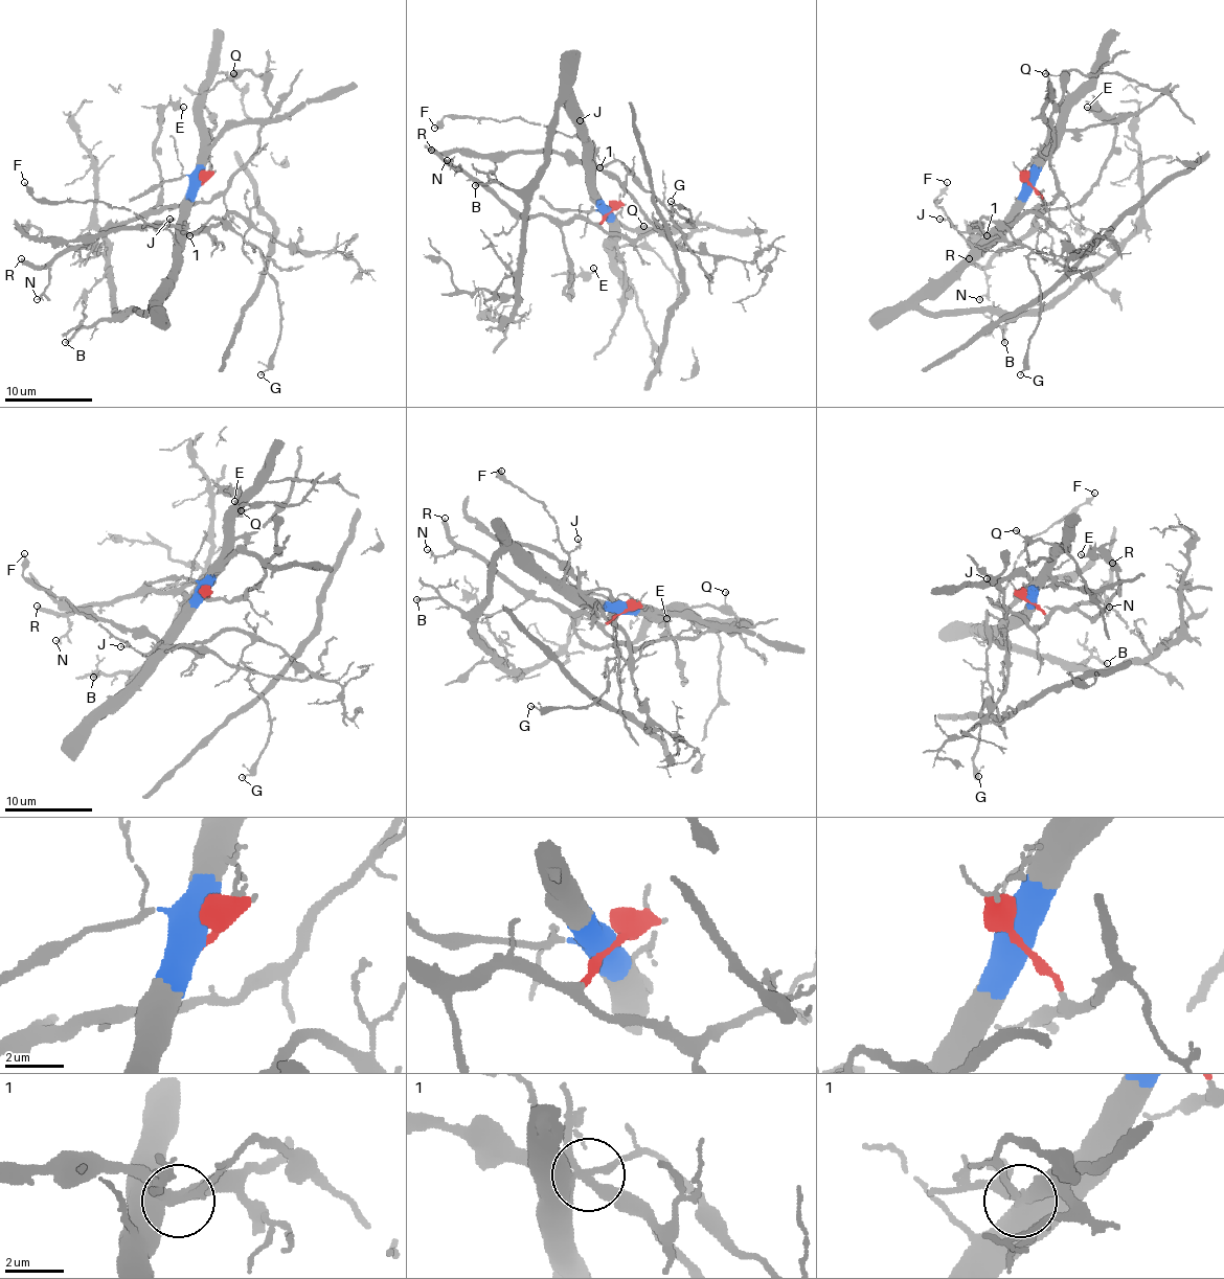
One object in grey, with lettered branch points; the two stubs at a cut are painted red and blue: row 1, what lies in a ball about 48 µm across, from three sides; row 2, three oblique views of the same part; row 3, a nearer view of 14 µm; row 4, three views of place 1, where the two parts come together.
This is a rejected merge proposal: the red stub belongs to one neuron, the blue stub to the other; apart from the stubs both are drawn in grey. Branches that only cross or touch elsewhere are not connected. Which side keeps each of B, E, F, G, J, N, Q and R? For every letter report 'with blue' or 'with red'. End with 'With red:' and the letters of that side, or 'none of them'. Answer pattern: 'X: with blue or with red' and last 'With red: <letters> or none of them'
B: with blue
E: with red
F: with blue
G: with blue
J: with blue
N: with red
Q: with blue
R: with red
With red: E, N, R

